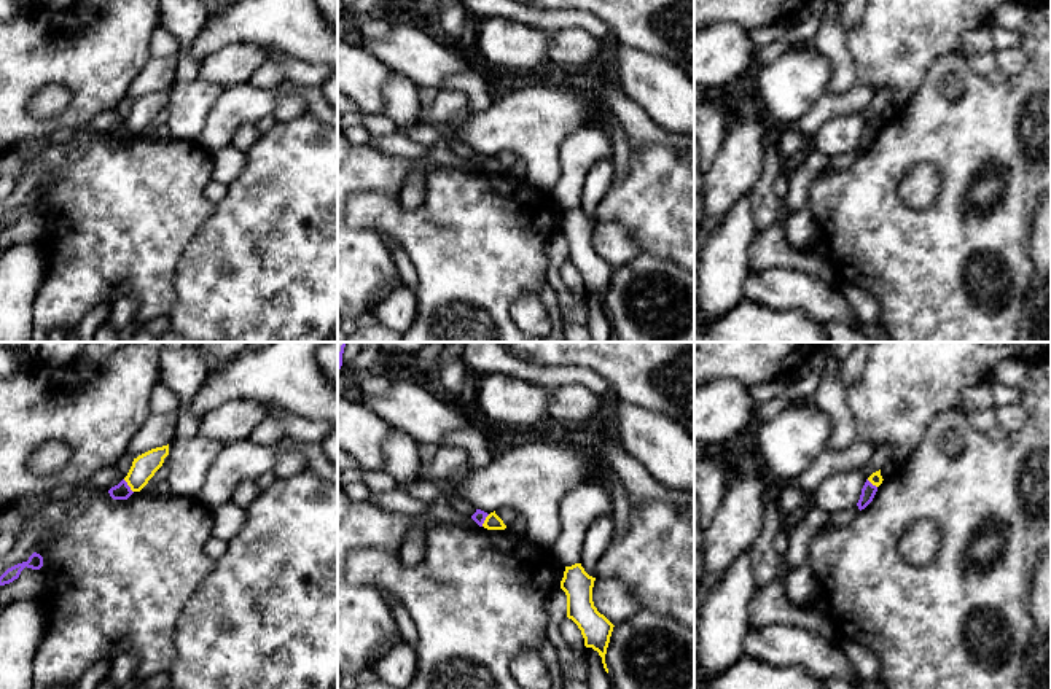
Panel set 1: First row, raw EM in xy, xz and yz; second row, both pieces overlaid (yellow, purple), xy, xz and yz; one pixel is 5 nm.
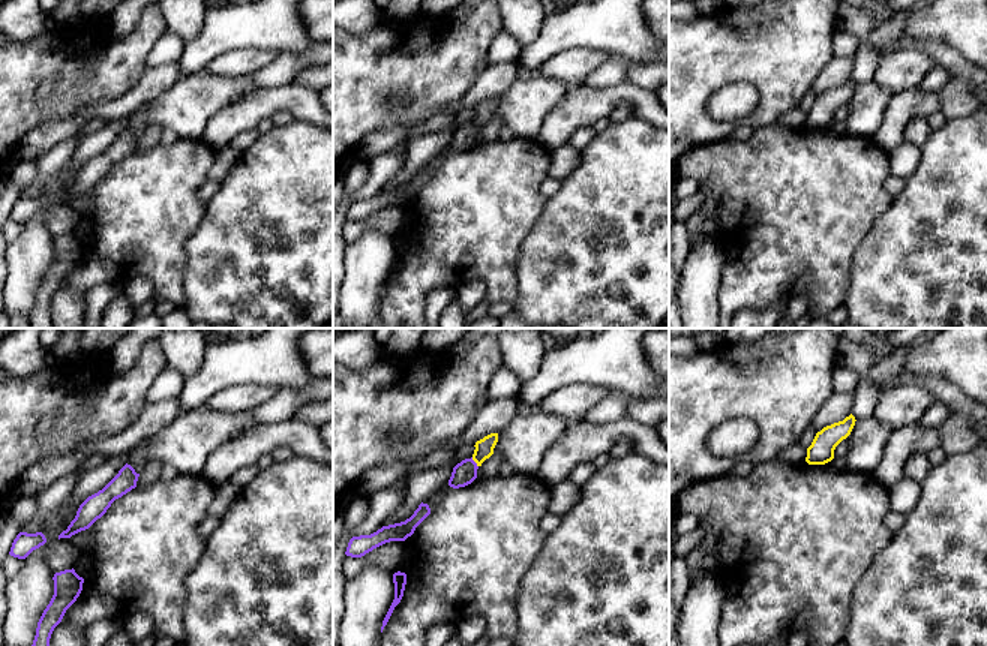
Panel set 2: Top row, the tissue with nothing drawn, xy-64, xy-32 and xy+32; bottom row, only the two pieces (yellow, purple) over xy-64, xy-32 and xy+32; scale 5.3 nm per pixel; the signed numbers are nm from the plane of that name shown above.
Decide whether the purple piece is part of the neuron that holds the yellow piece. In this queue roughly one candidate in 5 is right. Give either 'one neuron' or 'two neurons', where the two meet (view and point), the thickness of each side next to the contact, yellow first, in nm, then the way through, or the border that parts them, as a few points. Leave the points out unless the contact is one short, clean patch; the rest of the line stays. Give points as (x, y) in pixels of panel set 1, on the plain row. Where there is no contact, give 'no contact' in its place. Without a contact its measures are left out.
two neurons; meets yellow in xy at (128, 128); 120 nm thick on the yellow side, 80 nm on the other; border along xy (123, 123), (132, 136)

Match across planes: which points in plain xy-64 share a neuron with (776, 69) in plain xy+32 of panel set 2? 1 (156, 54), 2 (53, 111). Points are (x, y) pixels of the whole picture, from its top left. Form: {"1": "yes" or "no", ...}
{"1": "no", "2": "yes"}

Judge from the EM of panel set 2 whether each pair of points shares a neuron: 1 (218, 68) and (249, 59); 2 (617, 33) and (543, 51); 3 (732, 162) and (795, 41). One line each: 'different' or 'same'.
1: same
2: same
3: different

